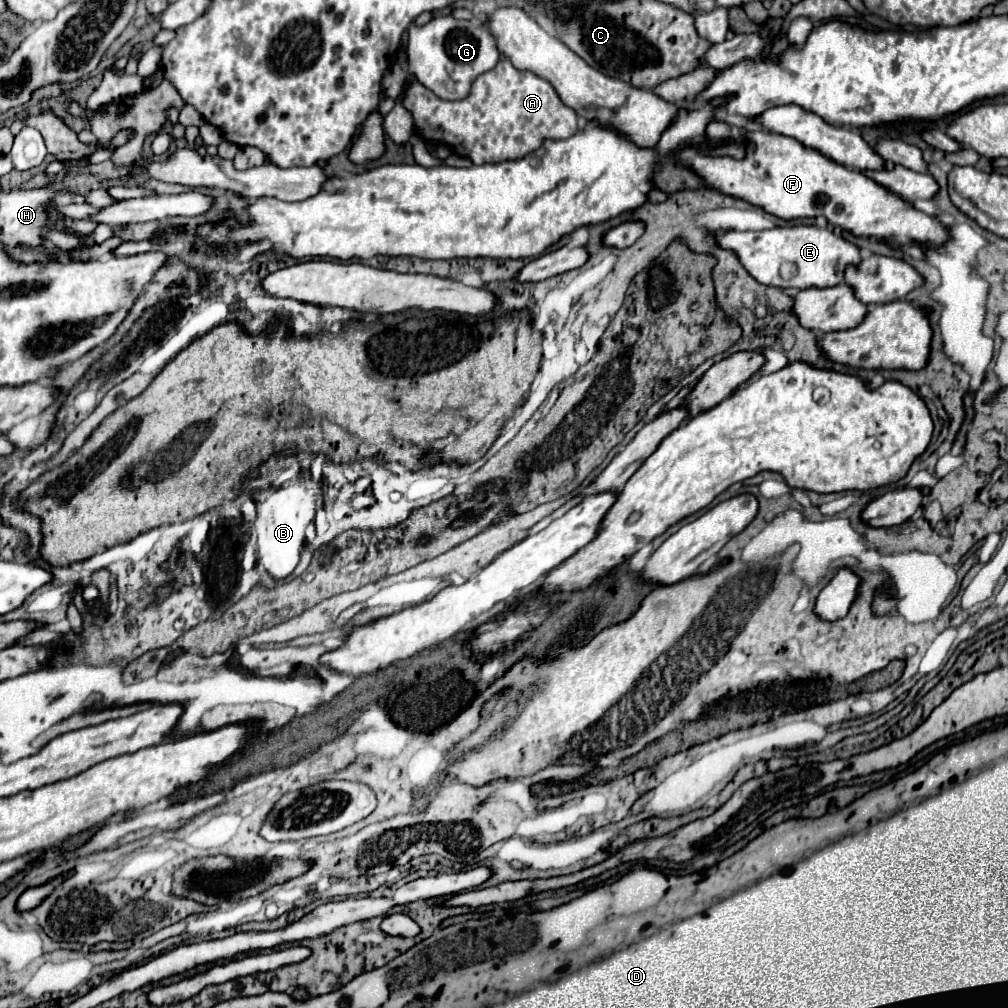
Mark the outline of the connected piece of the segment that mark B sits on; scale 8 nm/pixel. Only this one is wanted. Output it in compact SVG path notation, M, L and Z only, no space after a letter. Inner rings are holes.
M302 474L298 478L298 482L294 486L286 486L286 488L278 488L274 492L262 492L262 498L256 502L256 558L260 562L260 566L264 570L268 570L276 580L286 578L298 564L300 560L300 550L304 546L304 532L308 528L308 524L312 522L314 514L316 514L316 496L324 494L326 484L324 482L314 482L312 478L306 480Z

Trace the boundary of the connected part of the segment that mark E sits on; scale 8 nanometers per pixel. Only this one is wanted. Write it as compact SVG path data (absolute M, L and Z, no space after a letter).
M776 226L770 230L758 232L724 232L716 236L720 248L732 250L748 274L760 284L776 288L828 288L844 280L844 268L860 264L860 250L844 240L842 236L832 234L828 228L816 226Z

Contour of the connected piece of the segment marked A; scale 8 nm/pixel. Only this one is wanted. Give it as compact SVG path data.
M502 58L496 68L478 76L470 96L456 102L440 100L416 78L410 80L412 84L406 88L402 104L414 116L416 132L424 140L452 146L454 154L466 156L474 164L518 160L540 148L548 138L562 140L578 132L576 112L562 104L550 82L526 70L514 70L508 58Z

